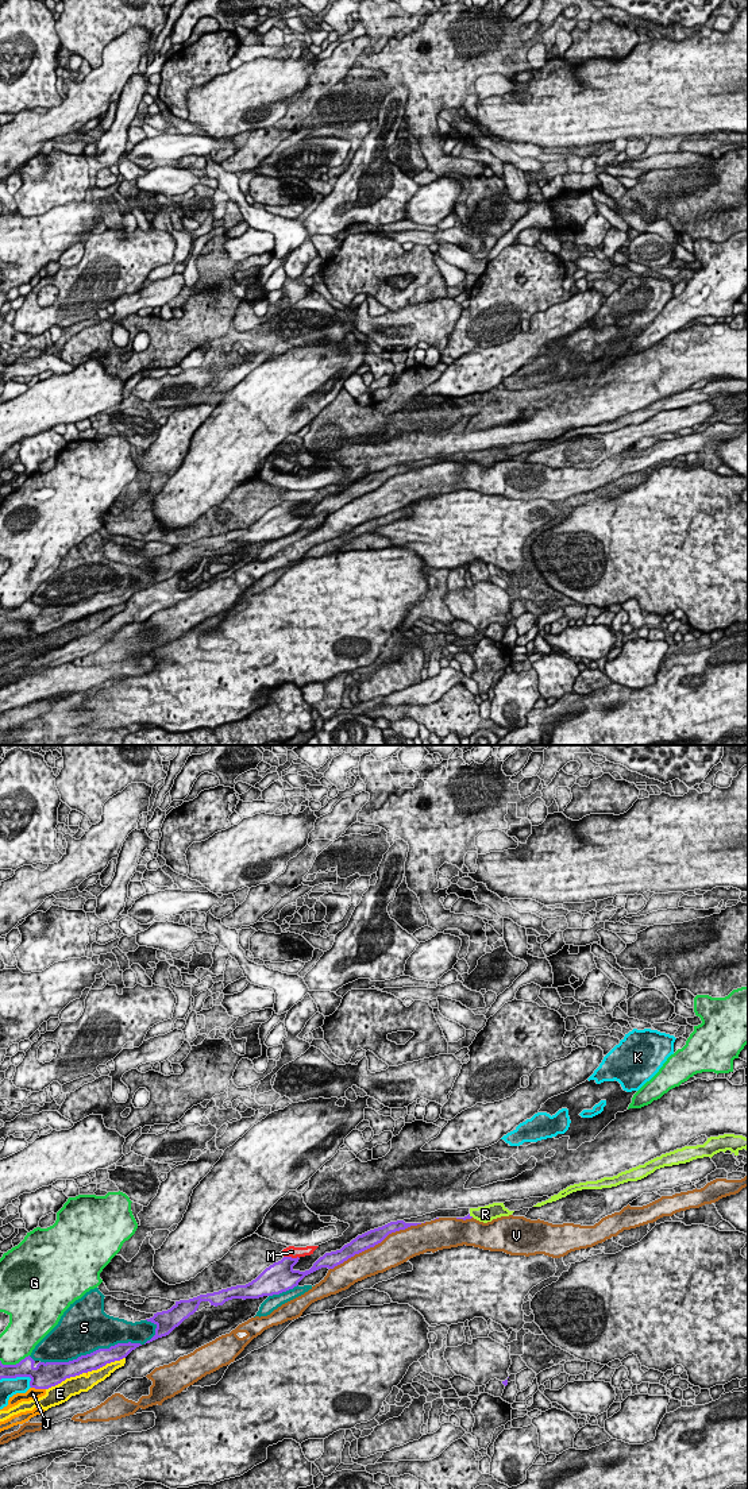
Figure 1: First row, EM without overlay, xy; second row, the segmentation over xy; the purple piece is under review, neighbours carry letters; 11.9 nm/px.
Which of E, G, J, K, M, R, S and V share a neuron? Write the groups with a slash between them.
E / G / J / K / M / R / S / V

